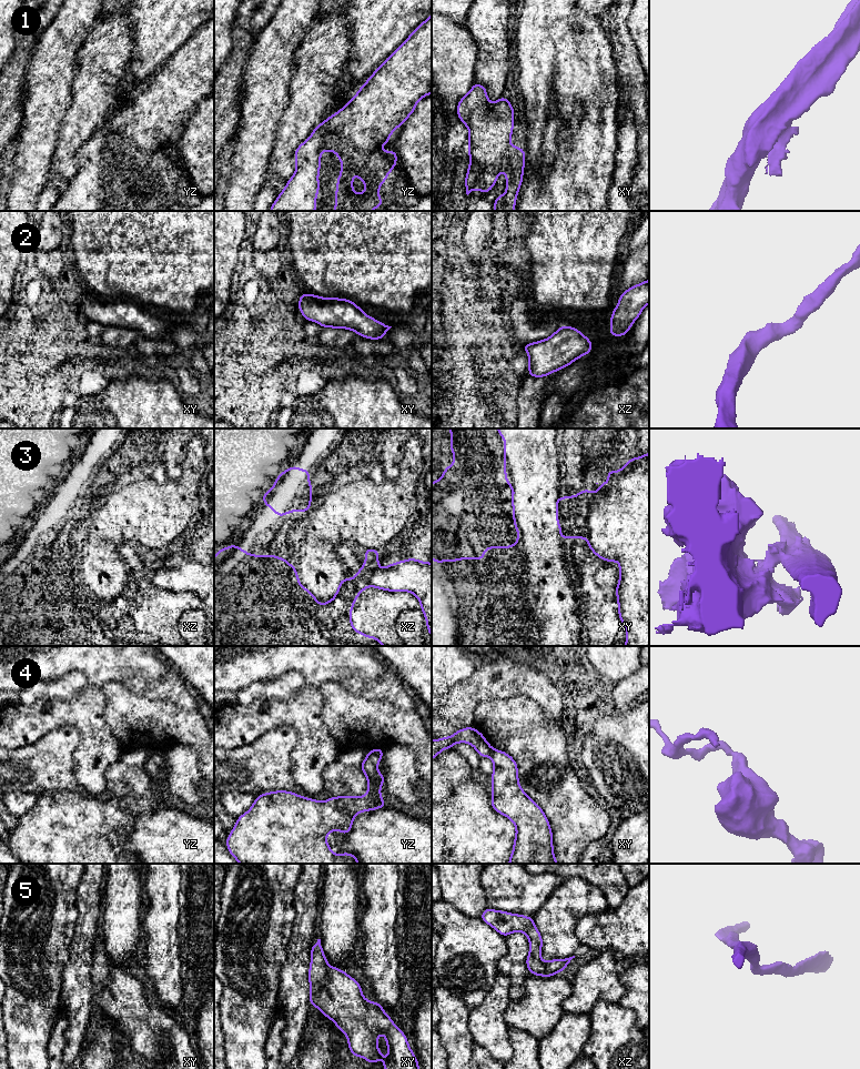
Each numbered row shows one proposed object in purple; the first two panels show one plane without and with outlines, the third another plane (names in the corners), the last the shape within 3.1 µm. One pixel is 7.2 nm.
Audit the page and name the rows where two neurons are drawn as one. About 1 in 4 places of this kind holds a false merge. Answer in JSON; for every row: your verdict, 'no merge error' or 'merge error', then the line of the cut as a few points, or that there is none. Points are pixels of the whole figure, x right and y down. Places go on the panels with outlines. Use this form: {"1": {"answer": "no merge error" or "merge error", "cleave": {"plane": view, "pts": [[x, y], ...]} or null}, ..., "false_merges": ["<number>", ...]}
{"1": {"answer": "no merge error", "cleave": null}, "2": {"answer": "no merge error", "cleave": null}, "3": {"answer": "merge error", "cleave": {"plane": "xy", "pts": [[592, 493], [592, 507], [587, 520], [587, 538]]}}, "4": {"answer": "merge error", "cleave": {"plane": "xy", "pts": [[494, 749], [491, 755]]}}, "5": {"answer": "no merge error", "cleave": null}, "false_merges": ["3", "4"]}

